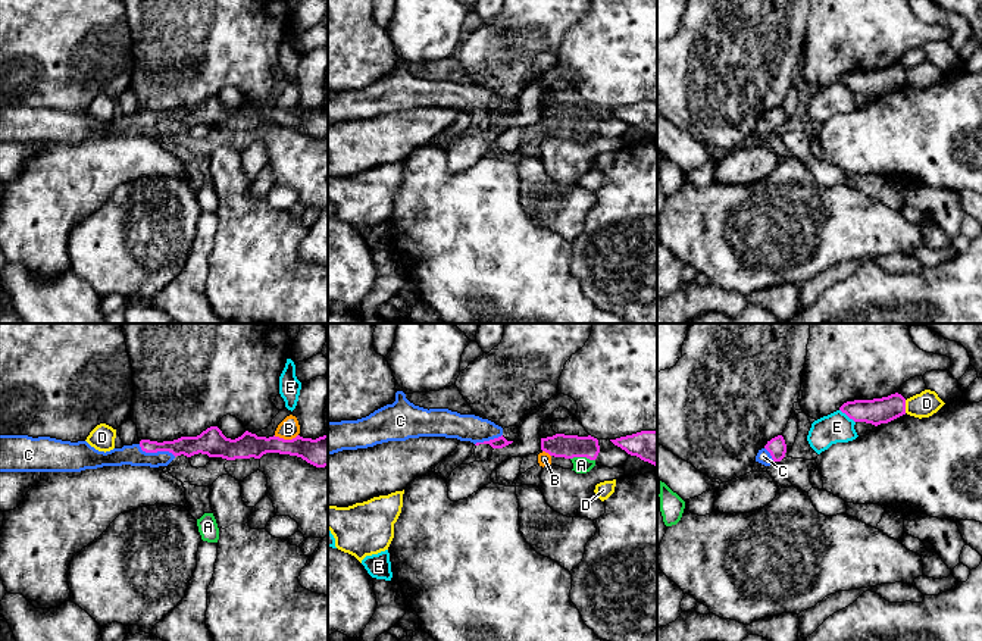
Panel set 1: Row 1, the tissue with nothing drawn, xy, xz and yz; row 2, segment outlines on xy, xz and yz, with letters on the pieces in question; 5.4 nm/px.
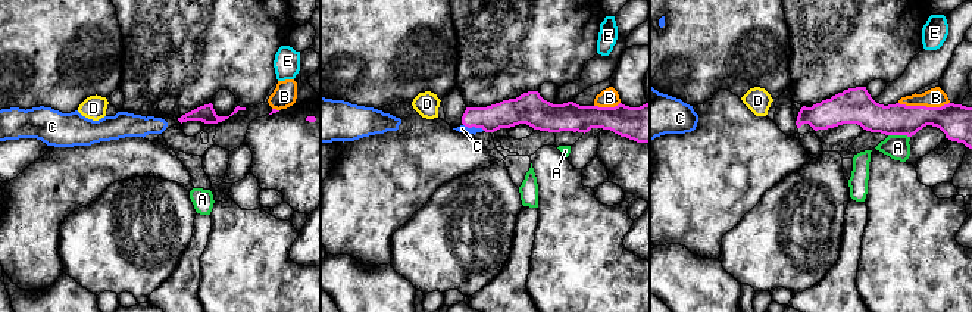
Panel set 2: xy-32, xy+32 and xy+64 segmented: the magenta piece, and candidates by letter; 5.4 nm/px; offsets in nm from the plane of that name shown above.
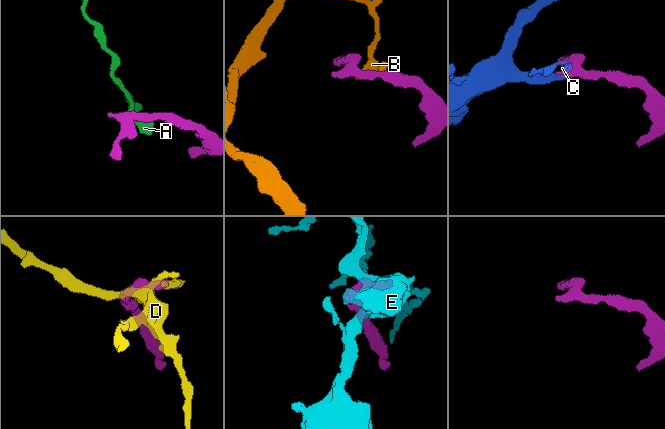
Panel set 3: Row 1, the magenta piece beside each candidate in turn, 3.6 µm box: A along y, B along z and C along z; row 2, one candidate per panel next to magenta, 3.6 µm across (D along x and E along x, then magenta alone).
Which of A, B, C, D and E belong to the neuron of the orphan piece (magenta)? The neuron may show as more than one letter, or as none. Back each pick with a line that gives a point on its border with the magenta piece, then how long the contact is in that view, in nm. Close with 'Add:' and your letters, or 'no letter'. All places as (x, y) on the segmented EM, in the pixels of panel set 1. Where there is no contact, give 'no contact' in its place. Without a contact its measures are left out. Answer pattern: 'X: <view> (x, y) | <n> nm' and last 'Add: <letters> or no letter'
C: xy (156, 452) | 220 nm
Add: C

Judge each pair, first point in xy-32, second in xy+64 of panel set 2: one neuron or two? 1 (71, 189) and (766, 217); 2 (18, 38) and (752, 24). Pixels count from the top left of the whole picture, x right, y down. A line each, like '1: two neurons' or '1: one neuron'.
1: two neurons
2: one neuron

